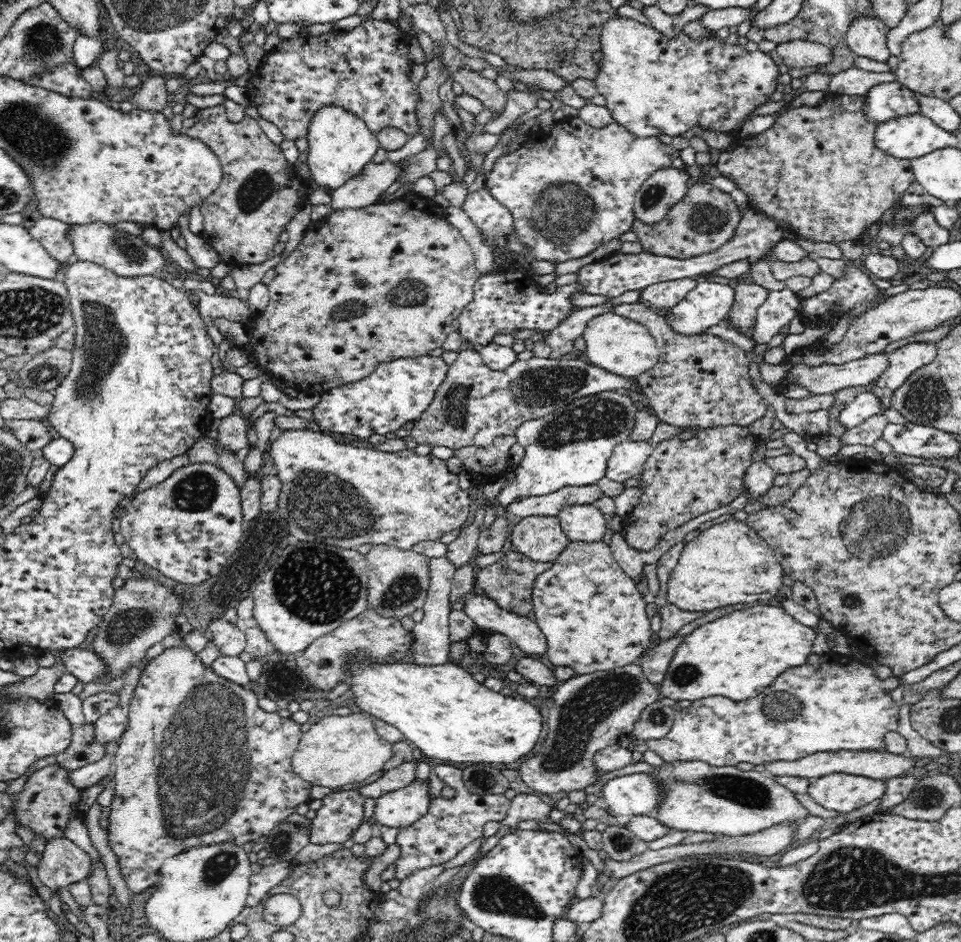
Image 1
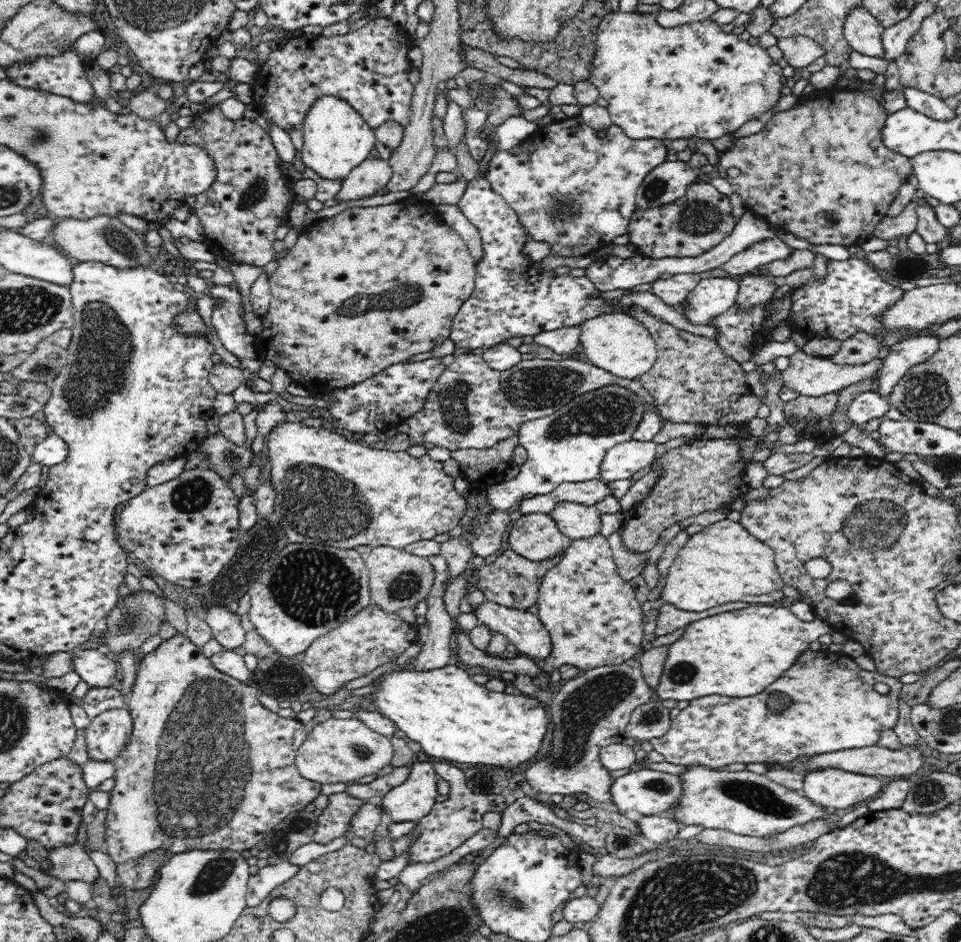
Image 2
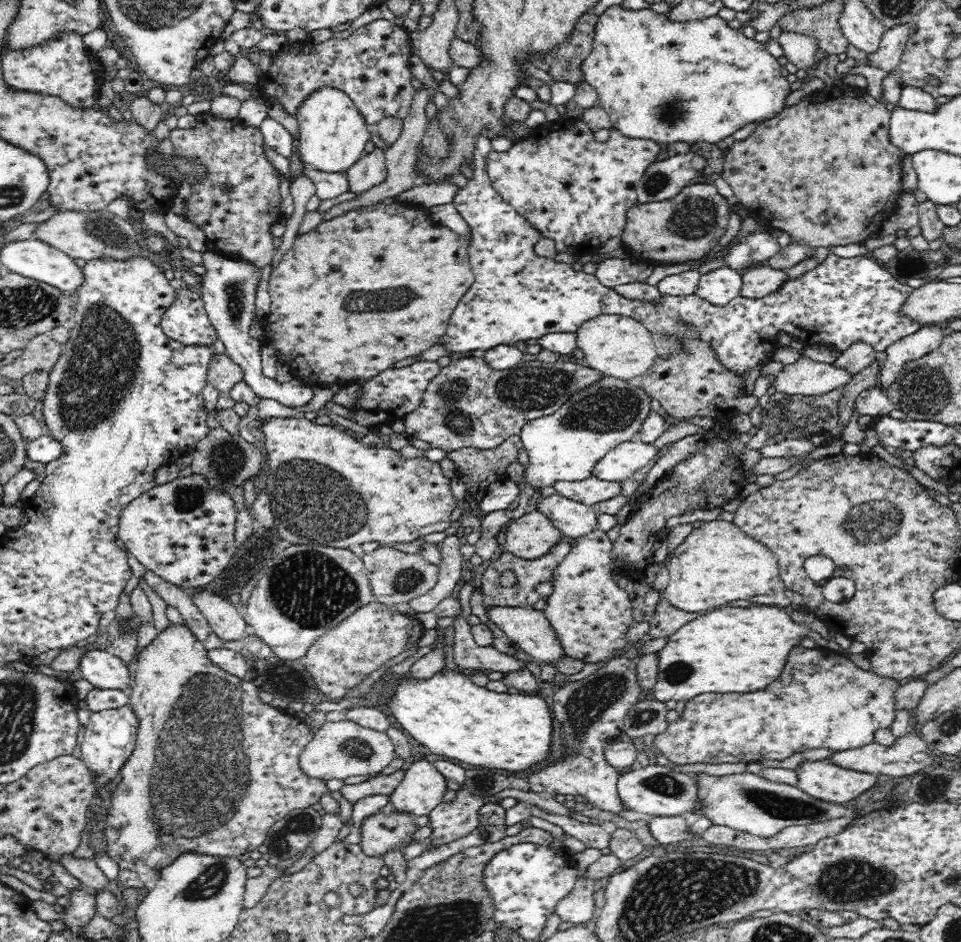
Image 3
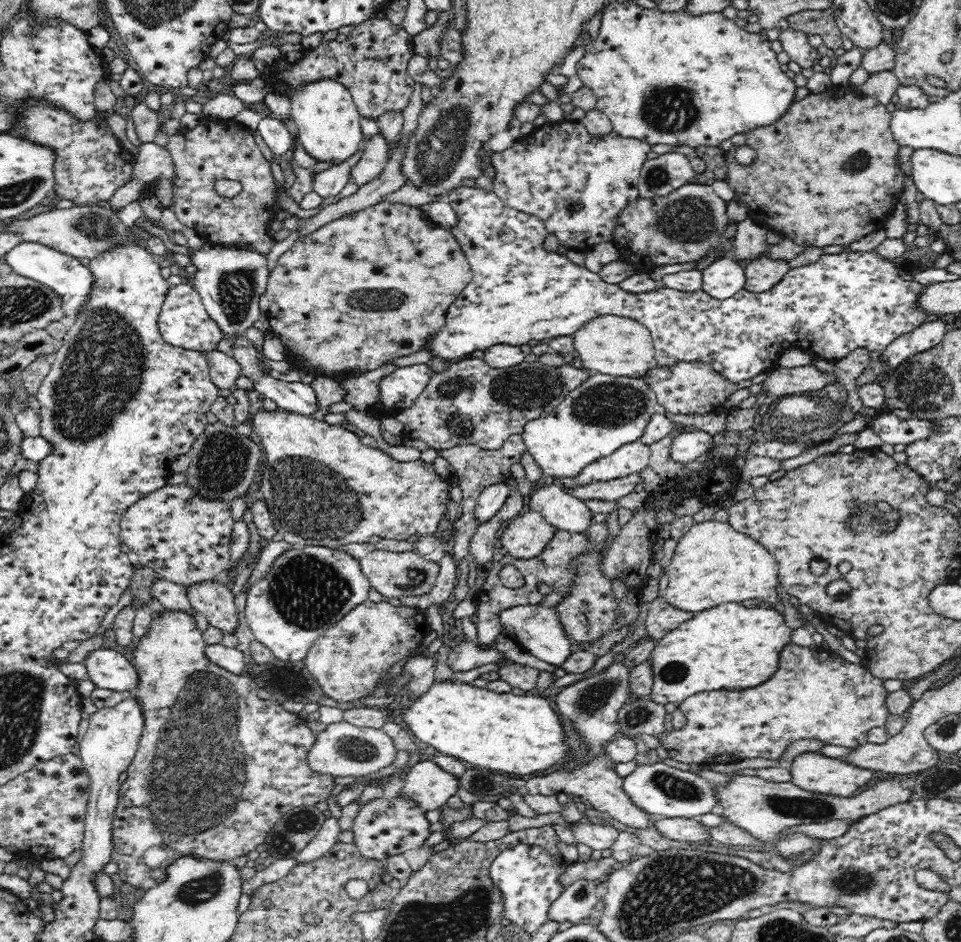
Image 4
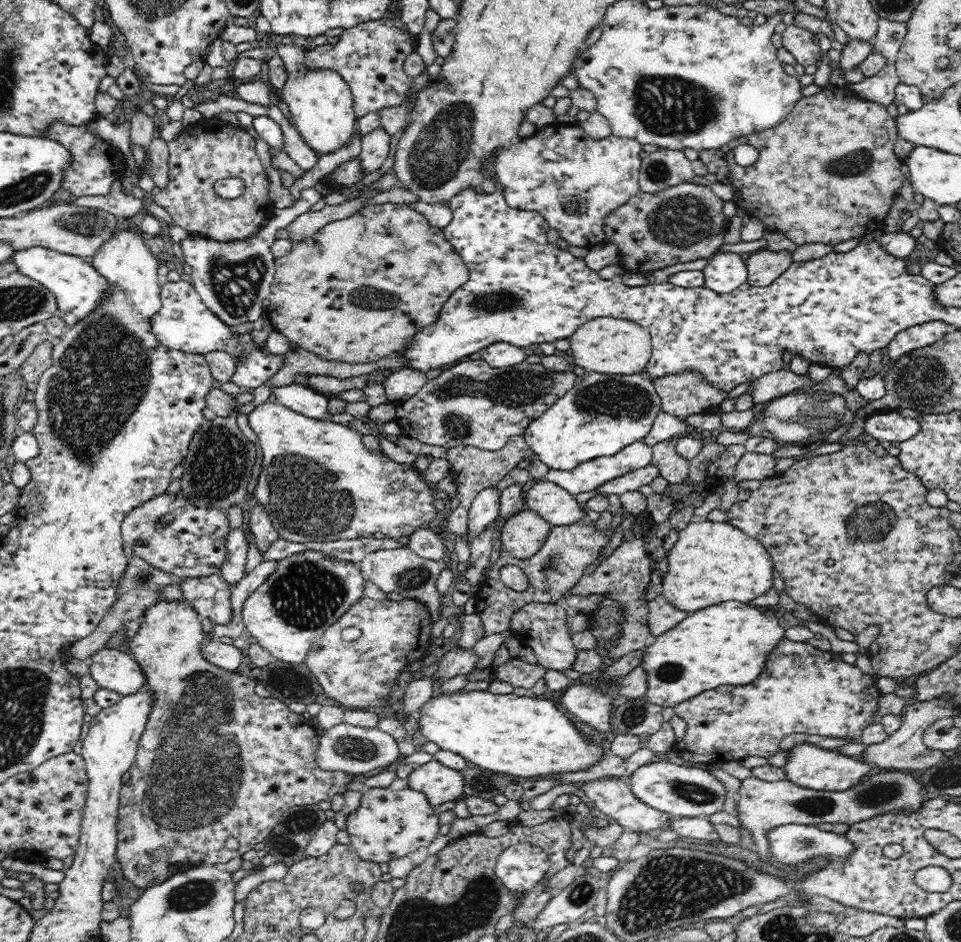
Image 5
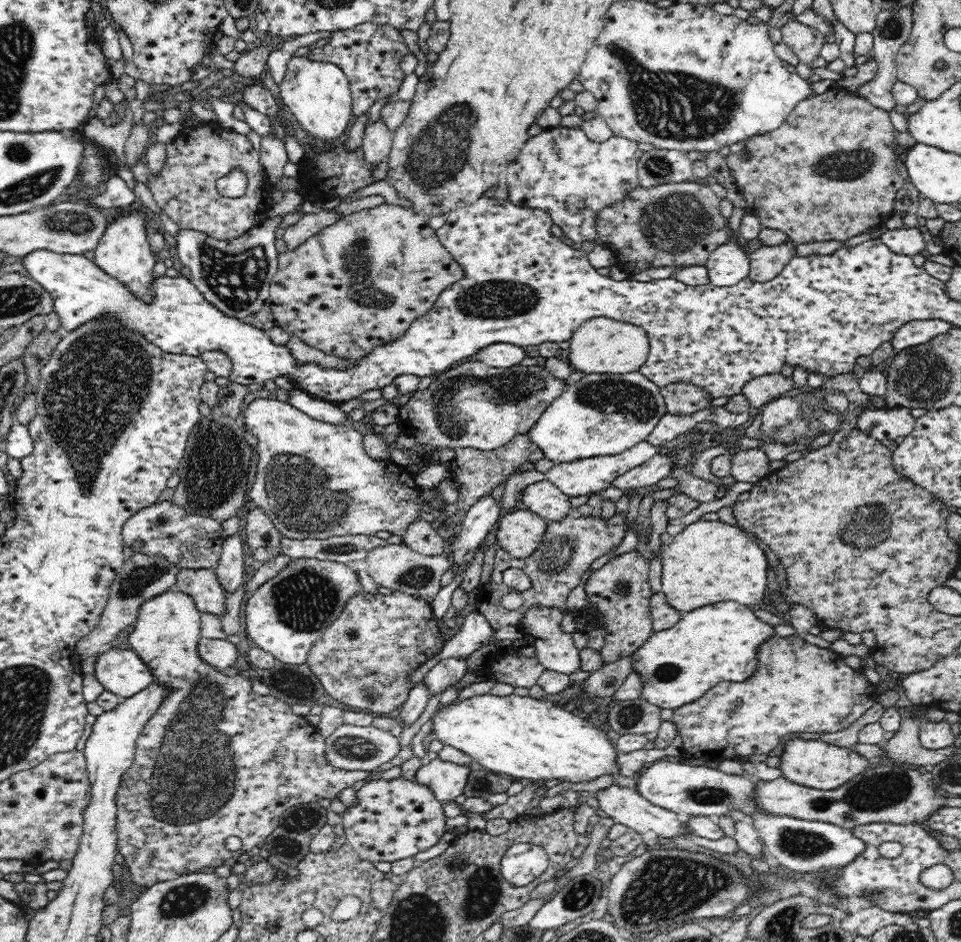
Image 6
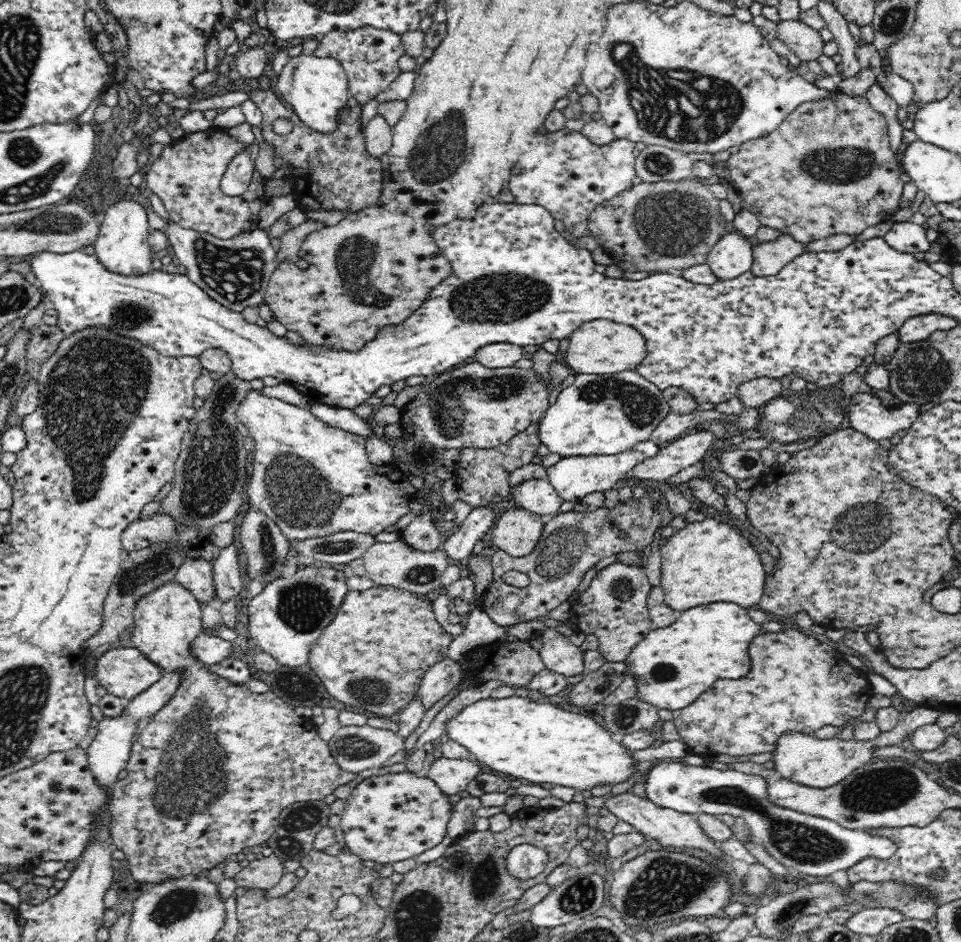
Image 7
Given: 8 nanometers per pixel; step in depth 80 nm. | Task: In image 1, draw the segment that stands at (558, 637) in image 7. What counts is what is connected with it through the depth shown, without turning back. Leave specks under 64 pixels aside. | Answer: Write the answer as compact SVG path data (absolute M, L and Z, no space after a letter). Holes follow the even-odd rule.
M480 591L464 594L462 597L462 611L476 623L477 629L506 635L527 654L541 655L546 652L546 637L534 621L499 608Z

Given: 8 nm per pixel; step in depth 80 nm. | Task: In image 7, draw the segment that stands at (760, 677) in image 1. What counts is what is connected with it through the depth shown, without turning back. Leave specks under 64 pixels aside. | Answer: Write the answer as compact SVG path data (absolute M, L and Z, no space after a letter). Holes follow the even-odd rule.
M714 602L682 612L668 628L653 628L624 661L628 674L636 679L640 700L675 711L692 704L716 680L736 680L748 674L748 648L758 634L762 634L762 626L742 606Z

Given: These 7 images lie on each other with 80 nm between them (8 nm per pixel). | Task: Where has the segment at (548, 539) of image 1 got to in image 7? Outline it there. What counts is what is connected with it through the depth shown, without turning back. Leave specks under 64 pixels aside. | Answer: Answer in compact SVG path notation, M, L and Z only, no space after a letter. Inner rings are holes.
M517 508L498 518L492 528L494 547L513 557L523 557L534 551L540 542L545 519L530 510Z

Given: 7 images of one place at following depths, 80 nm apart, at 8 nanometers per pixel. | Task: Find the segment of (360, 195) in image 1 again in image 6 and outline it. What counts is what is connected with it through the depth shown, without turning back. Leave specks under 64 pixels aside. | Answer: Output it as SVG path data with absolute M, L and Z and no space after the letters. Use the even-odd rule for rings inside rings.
M374 122L366 127L361 149L364 151L364 158L370 161L375 167L380 162L387 160L394 134L386 127L384 122Z

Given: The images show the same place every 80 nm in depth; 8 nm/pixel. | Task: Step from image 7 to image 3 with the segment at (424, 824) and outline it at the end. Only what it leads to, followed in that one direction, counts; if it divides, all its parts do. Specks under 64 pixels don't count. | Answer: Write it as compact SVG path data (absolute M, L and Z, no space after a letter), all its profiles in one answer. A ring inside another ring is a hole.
M393 811L390 816L388 816L388 818L385 818L384 814L382 813L370 817L365 821L361 830L362 850L368 856L380 857L382 856L382 854L384 854L384 852L388 852L388 850L400 851L402 842L410 840L410 838L412 838L412 834L416 832L417 827L412 824L412 820L414 820L414 816L406 815L406 813L396 813L396 811Z

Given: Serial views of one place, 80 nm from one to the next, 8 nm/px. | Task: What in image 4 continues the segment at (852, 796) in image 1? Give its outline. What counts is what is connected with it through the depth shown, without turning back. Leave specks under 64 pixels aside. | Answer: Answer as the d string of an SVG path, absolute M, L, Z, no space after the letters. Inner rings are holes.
M818 752L800 754L788 766L792 783L814 794L851 797L873 778L872 770L858 768L842 758L829 758Z

